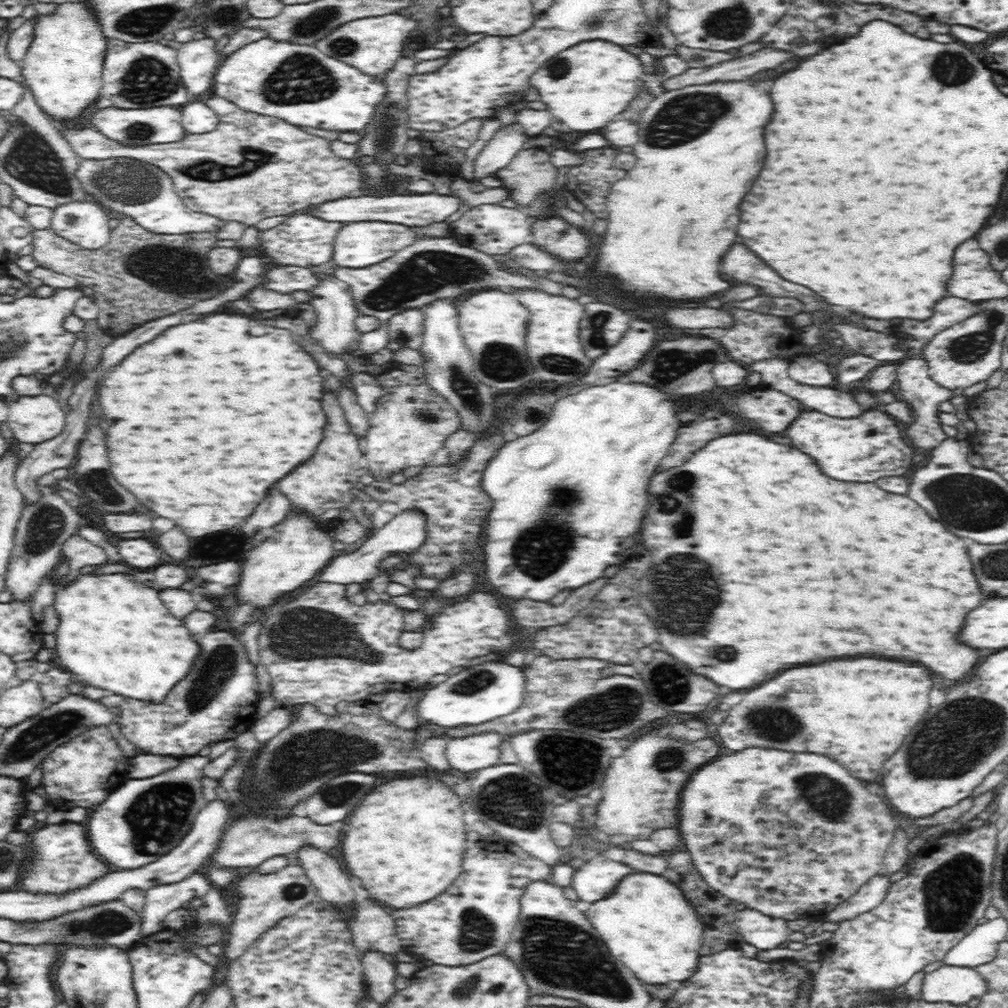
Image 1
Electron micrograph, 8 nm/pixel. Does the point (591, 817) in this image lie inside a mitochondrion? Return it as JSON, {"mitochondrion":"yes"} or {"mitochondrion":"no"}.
{"mitochondrion":"no"}

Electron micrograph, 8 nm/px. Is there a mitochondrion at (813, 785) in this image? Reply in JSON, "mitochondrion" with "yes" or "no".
{"mitochondrion":"yes"}

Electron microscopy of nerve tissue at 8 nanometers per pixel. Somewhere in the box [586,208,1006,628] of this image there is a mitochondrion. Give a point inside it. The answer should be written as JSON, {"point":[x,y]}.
{"point":[971,348]}

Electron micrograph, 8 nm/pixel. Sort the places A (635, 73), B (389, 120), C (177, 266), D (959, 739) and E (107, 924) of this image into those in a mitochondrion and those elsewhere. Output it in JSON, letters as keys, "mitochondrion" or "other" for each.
{"A":"other","B":"mitochondrion","C":"mitochondrion","D":"mitochondrion","E":"mitochondrion"}

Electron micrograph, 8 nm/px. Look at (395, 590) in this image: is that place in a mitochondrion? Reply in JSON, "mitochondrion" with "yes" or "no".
{"mitochondrion":"no"}

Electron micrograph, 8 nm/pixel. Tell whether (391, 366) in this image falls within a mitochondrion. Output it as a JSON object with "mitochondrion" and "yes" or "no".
{"mitochondrion":"no"}

